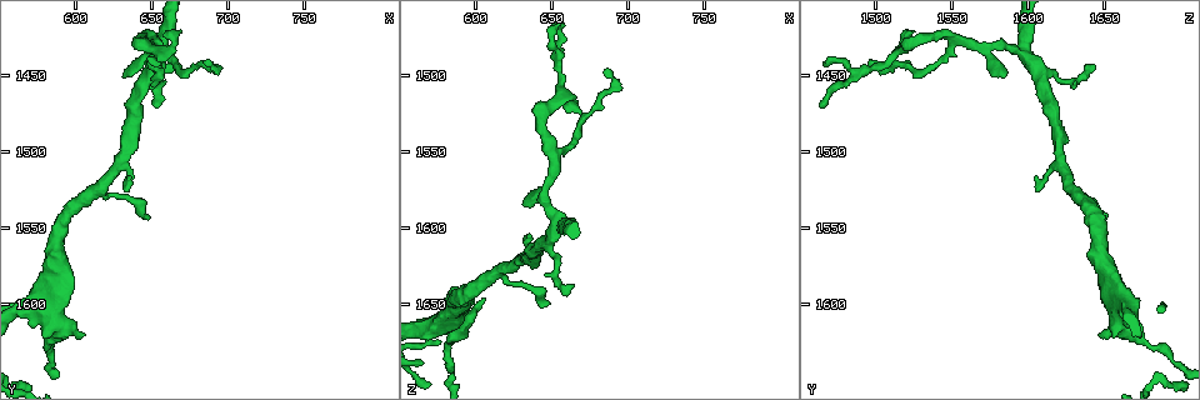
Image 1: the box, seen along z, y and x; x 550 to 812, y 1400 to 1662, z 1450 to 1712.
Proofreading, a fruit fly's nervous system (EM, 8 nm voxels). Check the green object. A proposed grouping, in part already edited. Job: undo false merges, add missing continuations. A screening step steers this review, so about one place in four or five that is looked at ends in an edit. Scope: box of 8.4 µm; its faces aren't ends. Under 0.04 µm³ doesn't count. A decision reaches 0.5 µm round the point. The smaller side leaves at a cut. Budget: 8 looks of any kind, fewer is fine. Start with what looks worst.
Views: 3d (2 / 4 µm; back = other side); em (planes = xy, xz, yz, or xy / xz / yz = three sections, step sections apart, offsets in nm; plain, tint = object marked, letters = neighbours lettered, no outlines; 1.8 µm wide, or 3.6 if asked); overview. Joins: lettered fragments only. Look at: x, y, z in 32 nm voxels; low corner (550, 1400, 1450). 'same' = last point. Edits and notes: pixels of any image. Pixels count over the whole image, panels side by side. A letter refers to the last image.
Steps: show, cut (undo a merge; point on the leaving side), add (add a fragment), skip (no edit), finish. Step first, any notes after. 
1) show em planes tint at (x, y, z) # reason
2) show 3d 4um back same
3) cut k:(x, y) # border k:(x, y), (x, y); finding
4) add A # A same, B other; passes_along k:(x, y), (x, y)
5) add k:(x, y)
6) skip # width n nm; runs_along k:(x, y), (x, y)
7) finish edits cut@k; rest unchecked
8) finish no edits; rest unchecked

show em planes letters at (666, 1446, 1638) # thin end

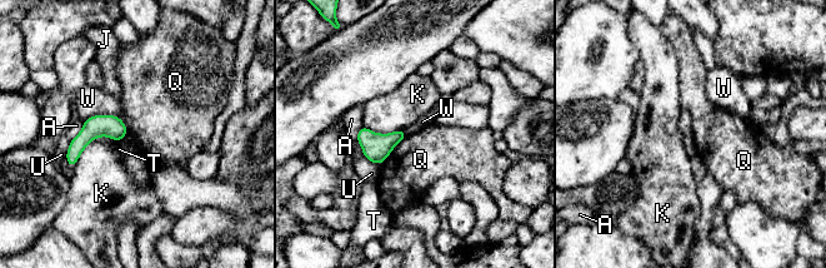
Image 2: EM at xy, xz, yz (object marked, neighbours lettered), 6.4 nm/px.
skip # longest_contact K 360 nm; A other, J other, K other, Q other, T other, U other, W other; runs_along 2:(123, 128), (94, 128), (70, 160); none of them fits

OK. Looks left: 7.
show em 3.6um planes letters at (648, 1542, 1652) # tapers out

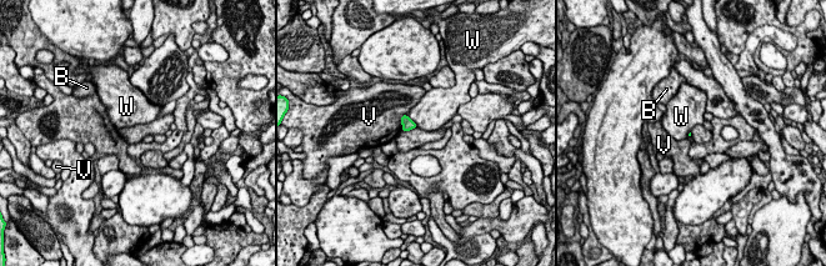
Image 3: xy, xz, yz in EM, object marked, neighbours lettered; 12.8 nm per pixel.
skip # B other, V other, W other; border 3:(408, 116), (417, 126); none of them fits

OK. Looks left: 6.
show em planes letters at (668, 1420, 1524) # thin end

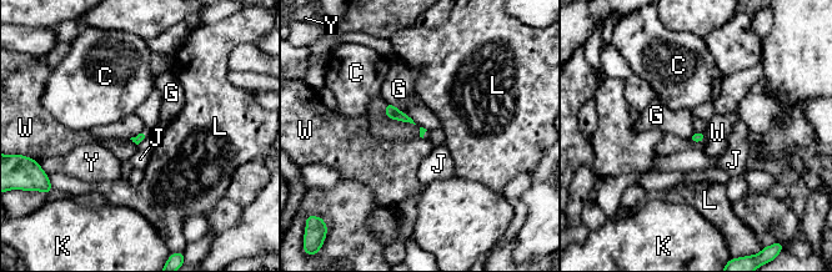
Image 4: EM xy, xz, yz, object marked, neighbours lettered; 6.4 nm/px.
skip # C other, G other, J other, K other, L other, W other, Y other; border 4:(129, 139), (136, 145); none of them fits

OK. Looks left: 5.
finish no edits; rest unchecked

